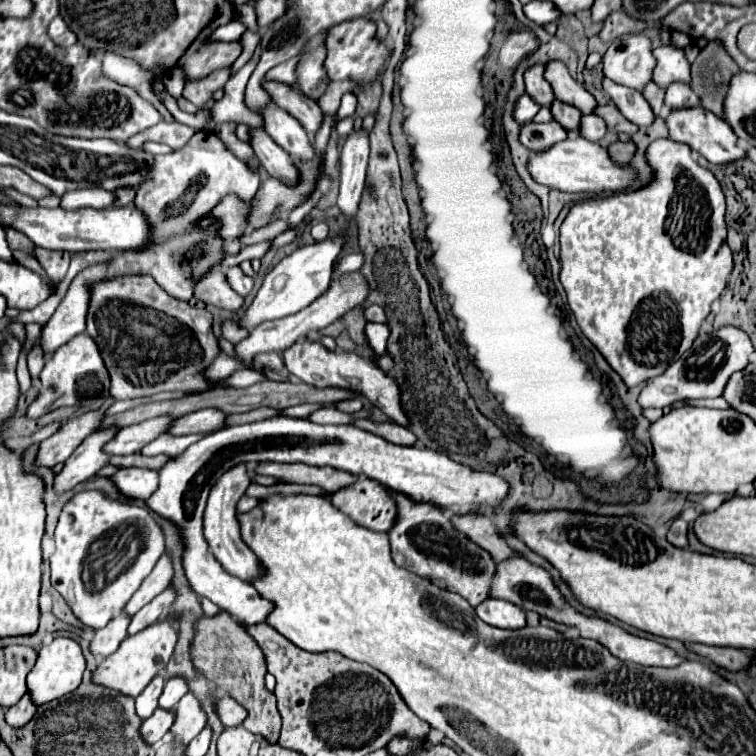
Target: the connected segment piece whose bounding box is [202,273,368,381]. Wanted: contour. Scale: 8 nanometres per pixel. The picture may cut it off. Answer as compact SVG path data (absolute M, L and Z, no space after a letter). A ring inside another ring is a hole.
M348 273L348 275L342 275L340 279L334 279L330 289L320 297L320 301L314 301L308 309L302 309L300 313L294 313L294 315L284 317L284 319L266 321L266 323L258 325L256 329L252 329L250 335L244 341L240 341L240 345L234 345L234 357L226 355L226 353L216 355L212 365L208 365L208 369L202 373L204 379L206 381L222 381L222 379L230 377L234 371L244 369L246 365L254 363L256 353L266 353L266 351L282 353L284 349L288 349L288 345L294 345L298 339L302 339L310 331L324 329L326 325L330 325L332 321L342 317L342 313L346 313L352 307L360 305L360 301L364 301L366 293L368 293L368 283L364 281L364 277L360 277L360 273Z

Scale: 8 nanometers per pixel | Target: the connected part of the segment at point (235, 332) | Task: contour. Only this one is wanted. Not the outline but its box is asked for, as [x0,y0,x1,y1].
[222,321,248,343]

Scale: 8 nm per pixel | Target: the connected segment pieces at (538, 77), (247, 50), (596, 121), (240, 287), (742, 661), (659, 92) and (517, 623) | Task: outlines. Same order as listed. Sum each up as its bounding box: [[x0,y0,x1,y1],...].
[[524,65,554,107],[232,31,260,75],[582,113,606,141],[226,267,254,297],[684,643,752,671],[642,81,664,115],[474,597,526,629]]

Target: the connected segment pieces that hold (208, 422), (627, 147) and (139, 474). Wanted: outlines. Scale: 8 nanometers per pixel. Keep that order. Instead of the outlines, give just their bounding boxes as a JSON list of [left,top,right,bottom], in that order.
[[170,409,228,435],[608,141,636,163],[112,467,158,499]]

